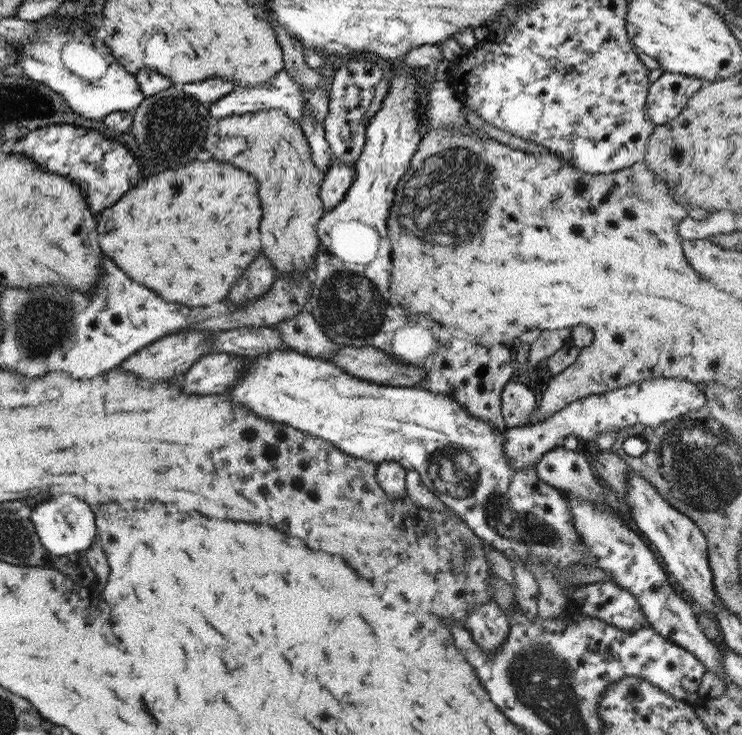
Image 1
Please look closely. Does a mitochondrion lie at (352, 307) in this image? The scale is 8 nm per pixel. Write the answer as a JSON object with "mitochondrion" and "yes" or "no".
{"mitochondrion":"yes"}

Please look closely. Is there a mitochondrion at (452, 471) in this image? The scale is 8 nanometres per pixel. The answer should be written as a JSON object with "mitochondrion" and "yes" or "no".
{"mitochondrion":"yes"}

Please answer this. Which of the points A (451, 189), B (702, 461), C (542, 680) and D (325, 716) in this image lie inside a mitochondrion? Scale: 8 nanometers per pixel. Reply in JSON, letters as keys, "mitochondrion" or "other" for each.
{"A":"mitochondrion","B":"mitochondrion","C":"mitochondrion","D":"other"}

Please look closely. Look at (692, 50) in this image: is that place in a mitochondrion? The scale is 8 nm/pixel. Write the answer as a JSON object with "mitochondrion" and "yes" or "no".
{"mitochondrion":"no"}

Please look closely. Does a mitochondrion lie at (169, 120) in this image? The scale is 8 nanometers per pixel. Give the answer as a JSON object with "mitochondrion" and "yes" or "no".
{"mitochondrion":"yes"}

